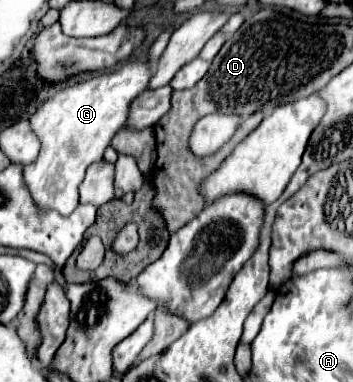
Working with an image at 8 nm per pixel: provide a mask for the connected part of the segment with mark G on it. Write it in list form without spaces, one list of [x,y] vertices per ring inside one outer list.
[[[141,57],[141,59],[135,59],[135,61],[123,63],[113,73],[111,71],[97,73],[97,75],[91,75],[91,79],[83,81],[83,83],[73,83],[73,85],[65,83],[65,85],[59,87],[55,97],[51,97],[49,101],[45,101],[37,109],[37,113],[29,119],[29,125],[31,125],[31,131],[39,137],[41,151],[39,151],[39,157],[33,163],[23,167],[23,179],[25,179],[25,185],[27,185],[27,189],[29,189],[29,193],[31,193],[39,211],[55,209],[55,211],[67,213],[67,211],[75,209],[75,205],[79,203],[77,187],[81,185],[81,181],[85,177],[85,169],[91,163],[103,159],[103,151],[107,149],[113,135],[123,127],[123,123],[127,119],[131,101],[141,91],[147,89],[149,79],[151,79],[151,69],[149,69],[145,57]]]

